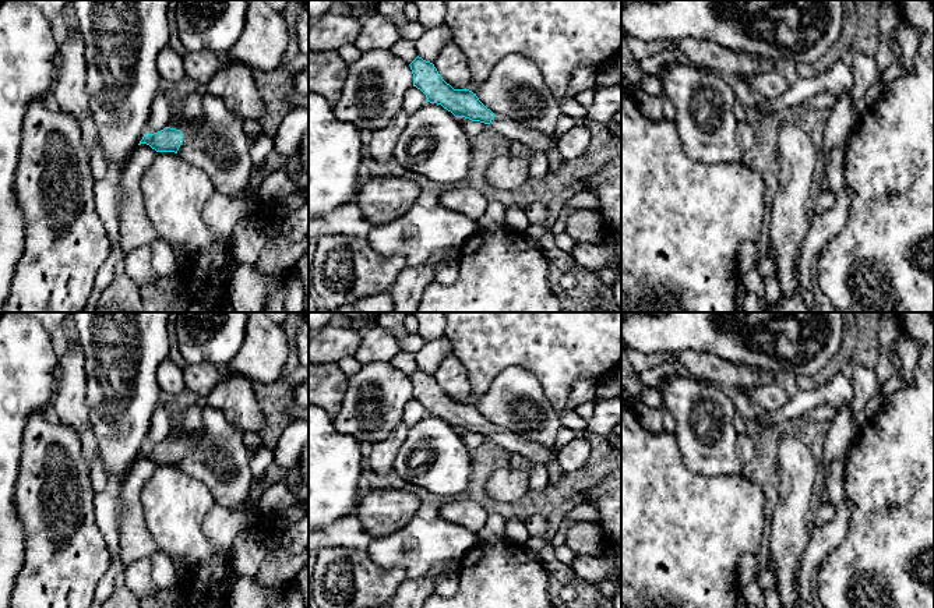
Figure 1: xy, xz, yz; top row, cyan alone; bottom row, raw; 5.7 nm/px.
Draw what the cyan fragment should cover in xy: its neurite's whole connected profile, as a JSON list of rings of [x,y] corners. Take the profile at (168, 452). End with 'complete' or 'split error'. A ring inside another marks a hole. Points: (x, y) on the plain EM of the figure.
[[[165,439],[163,442],[145,446],[138,457],[147,456],[156,464],[175,464],[177,466],[181,455],[188,450],[190,442],[188,441],[170,441]]]; split error

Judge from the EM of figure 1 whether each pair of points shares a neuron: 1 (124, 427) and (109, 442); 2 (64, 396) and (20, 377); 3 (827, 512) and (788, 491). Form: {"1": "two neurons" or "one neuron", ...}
{"1": "one neuron", "2": "two neurons", "3": "two neurons"}

